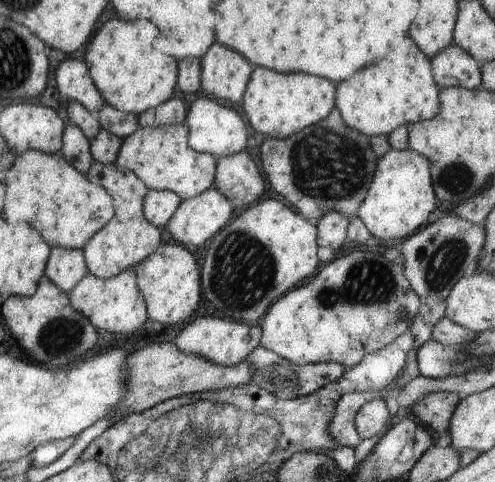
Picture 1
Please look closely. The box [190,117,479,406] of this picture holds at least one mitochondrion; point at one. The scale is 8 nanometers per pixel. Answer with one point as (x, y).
(327, 165)

